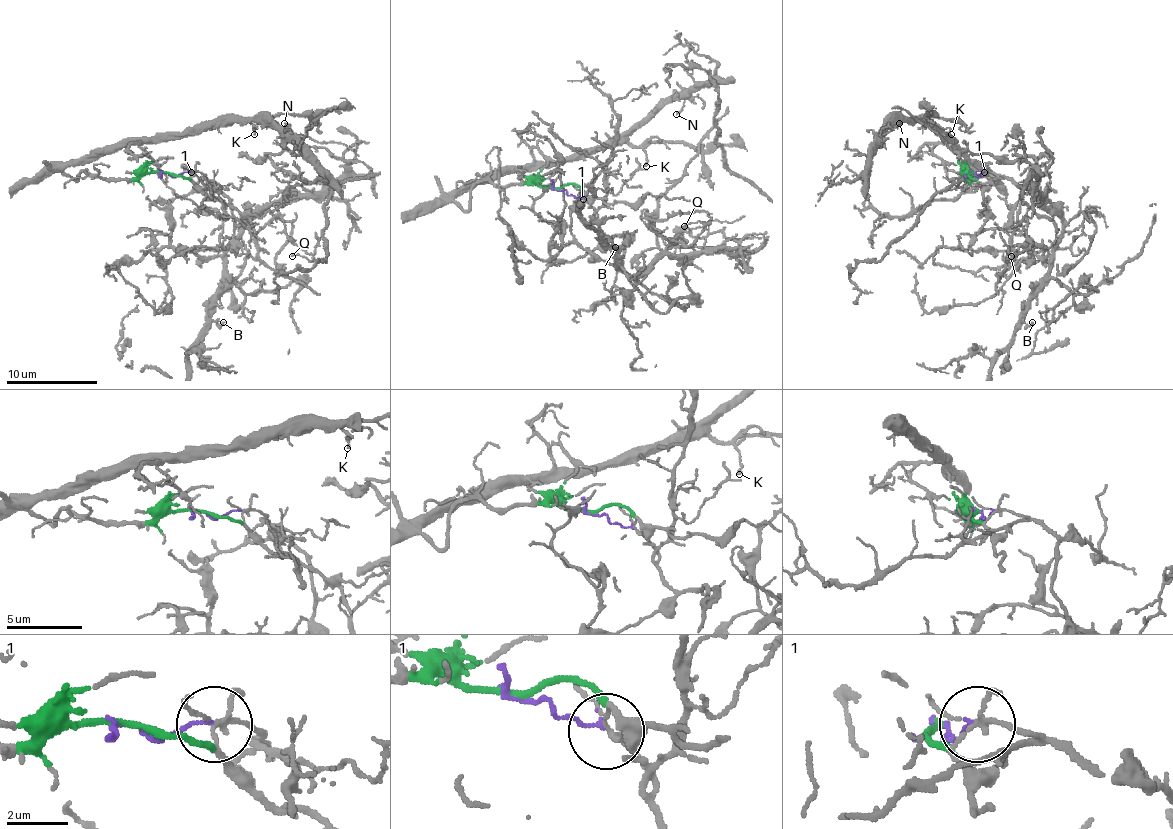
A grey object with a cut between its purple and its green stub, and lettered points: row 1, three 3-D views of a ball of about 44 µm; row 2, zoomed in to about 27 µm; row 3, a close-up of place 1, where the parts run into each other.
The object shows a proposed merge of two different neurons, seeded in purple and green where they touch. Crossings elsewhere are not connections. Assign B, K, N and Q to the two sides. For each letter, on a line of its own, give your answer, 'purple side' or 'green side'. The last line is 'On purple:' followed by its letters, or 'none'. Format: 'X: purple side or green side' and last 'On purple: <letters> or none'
B: purple side
K: green side
N: green side
Q: purple side
On purple: B, Q

